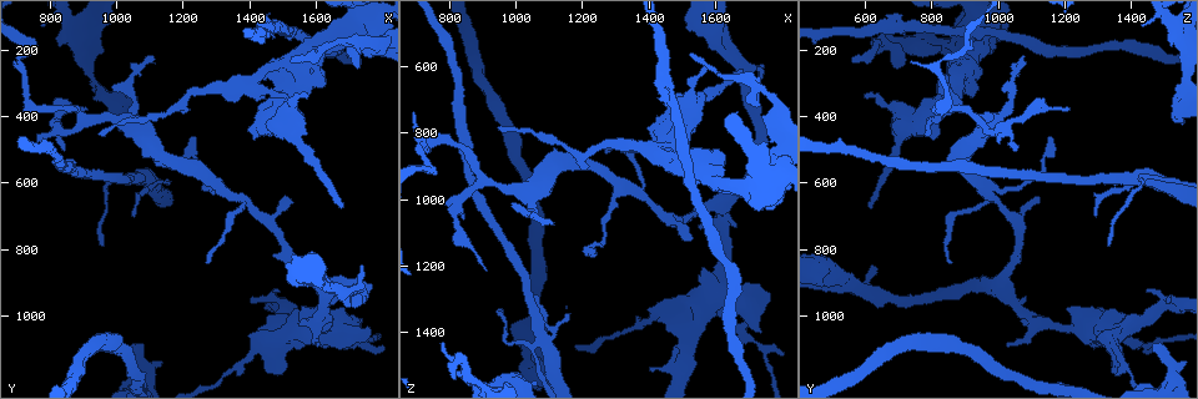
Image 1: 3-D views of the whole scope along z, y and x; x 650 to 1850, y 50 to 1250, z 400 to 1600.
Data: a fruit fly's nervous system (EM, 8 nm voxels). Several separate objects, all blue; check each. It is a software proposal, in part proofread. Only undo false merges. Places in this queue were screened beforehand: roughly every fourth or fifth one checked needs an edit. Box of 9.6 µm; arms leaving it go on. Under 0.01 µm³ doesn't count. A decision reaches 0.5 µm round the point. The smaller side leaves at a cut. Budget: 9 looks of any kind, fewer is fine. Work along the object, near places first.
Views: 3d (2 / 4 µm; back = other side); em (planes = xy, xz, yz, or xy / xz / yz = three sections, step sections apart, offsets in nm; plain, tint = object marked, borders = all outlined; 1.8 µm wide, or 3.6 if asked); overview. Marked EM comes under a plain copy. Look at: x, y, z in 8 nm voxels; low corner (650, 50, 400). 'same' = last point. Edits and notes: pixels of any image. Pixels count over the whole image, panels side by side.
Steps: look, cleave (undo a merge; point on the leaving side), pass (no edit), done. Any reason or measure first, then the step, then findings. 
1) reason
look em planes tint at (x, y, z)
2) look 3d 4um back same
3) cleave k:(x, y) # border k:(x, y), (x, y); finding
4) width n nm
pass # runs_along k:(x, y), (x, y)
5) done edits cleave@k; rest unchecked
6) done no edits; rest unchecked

closes a loop
look 3d 2um at (1400, 310, 850)

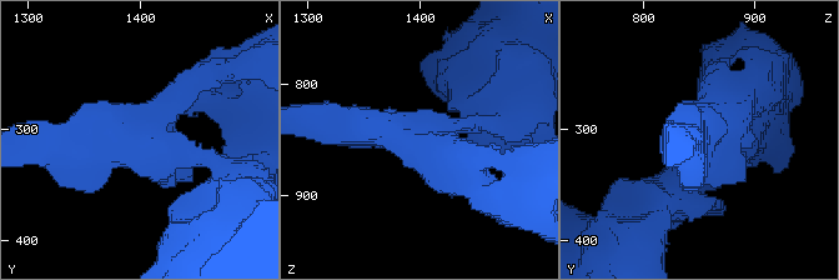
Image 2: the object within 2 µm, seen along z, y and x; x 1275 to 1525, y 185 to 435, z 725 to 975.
now the EM
look em xz step 8 tint at (1396, 304, 854)

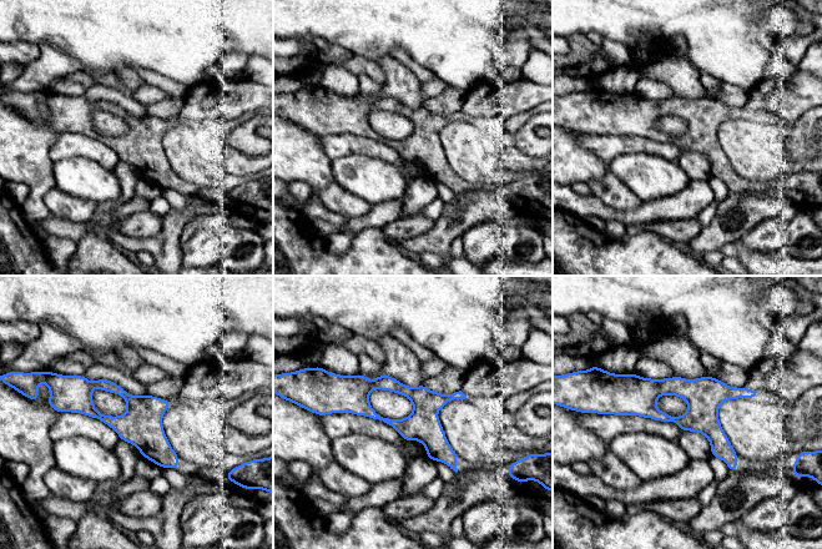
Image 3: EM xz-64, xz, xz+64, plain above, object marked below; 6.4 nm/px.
pass # runs_along 3:(755, 393), (654, 388), (619, 406); one cell here

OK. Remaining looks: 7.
sharp bend
look em 3.6um xy step 16 tint at (1770, 130, 940)

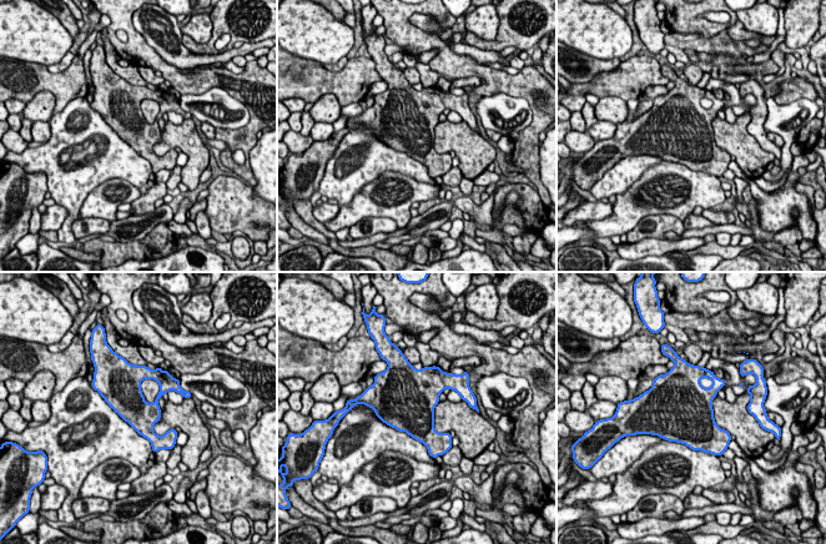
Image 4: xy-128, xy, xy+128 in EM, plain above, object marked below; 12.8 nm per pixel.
pass # continuous, no second cell

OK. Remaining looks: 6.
three-way junction
look em xz step 4 tint at (1050, 420, 980)

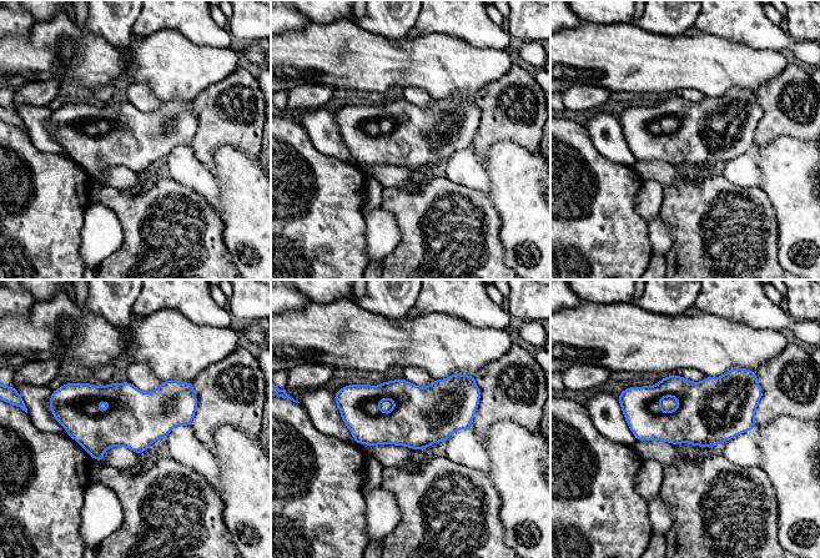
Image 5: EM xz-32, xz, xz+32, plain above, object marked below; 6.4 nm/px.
look em planes borders same

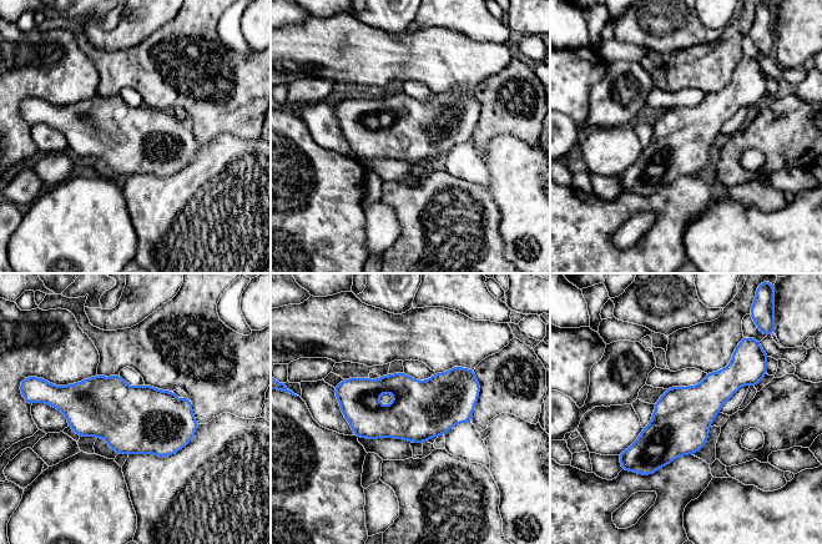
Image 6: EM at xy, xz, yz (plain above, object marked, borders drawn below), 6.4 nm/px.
pass # continuous, no second cell

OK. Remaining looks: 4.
four arms meet
look em 3.6um xy step 16 tint at (1090, 590, 1420)

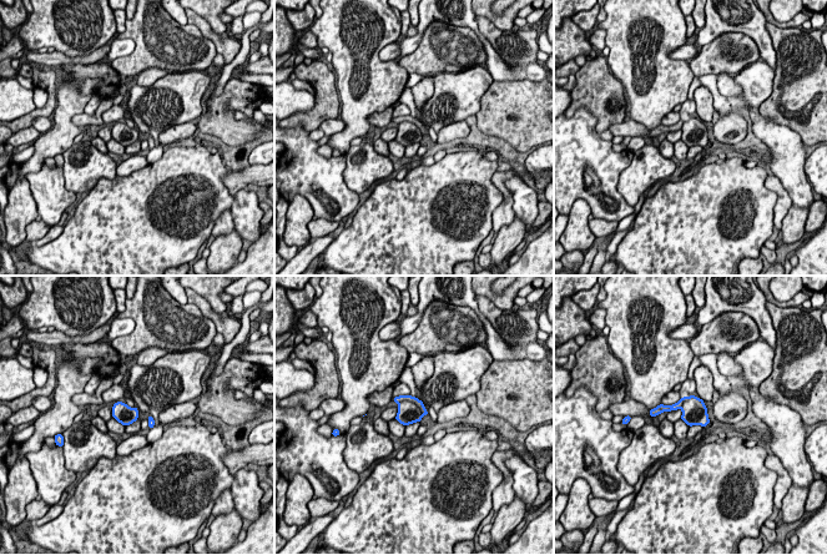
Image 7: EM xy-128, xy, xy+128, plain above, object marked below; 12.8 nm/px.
another direction
look em 3.6um planes tint same

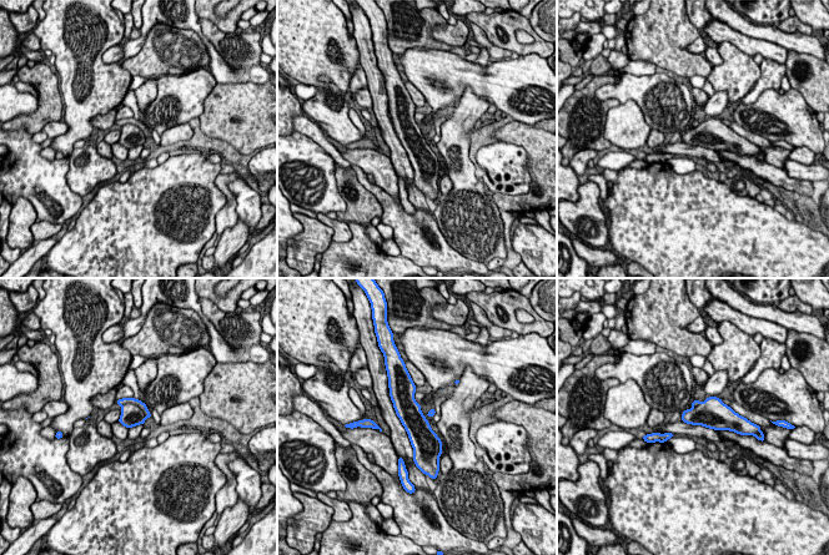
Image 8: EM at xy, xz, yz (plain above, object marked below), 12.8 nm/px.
width 320 nm
cleave 8:(124, 400) # part_leaving 8:(119, 402), (135, 400), (149, 415); two cells meet here

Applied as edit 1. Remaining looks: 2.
done edits cleave@8; rest unchecked

